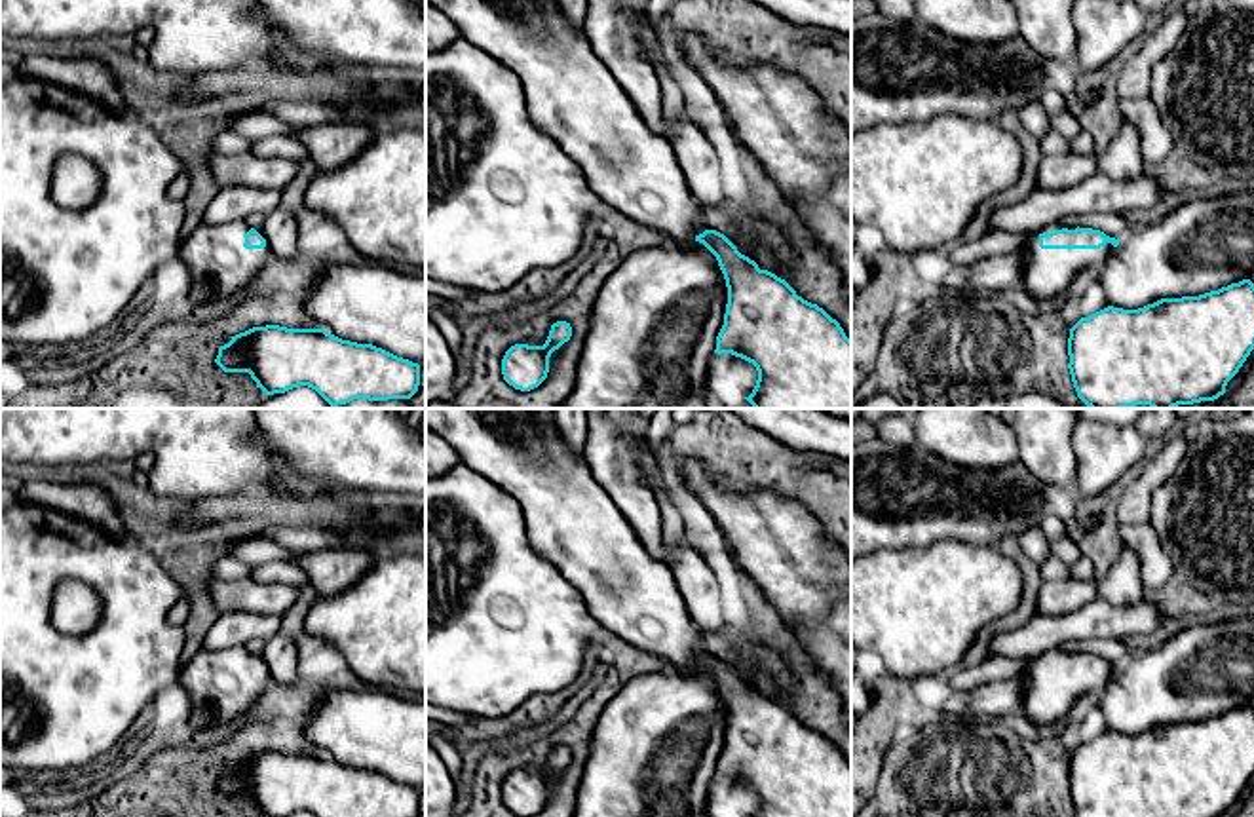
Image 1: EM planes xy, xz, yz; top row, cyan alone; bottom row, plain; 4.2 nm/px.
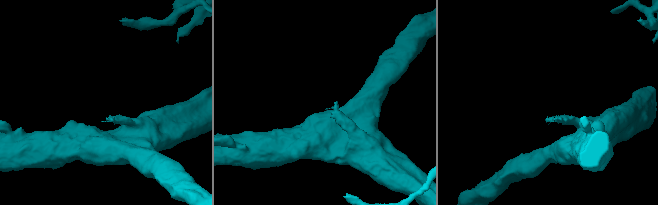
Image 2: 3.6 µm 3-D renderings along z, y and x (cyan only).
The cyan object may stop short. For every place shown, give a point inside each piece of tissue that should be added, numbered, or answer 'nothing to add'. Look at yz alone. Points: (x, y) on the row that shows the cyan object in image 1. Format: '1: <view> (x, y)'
1: yz (1047, 272)

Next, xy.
1: xy (219, 265)

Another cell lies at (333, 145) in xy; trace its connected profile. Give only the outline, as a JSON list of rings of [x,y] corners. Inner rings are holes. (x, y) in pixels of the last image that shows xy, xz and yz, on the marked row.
[[[327,124],[296,127],[291,137],[308,150],[317,169],[331,171],[361,154],[376,133],[357,124]]]

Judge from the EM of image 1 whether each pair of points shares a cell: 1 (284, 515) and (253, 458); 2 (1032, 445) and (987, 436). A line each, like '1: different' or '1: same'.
1: different
2: different

